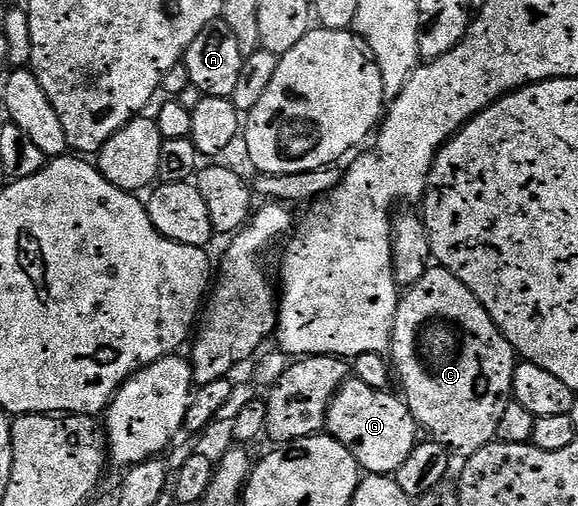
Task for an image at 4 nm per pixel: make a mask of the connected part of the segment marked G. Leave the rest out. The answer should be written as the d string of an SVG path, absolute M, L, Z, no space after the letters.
M348 379L335 393L327 412L326 432L353 455L360 470L367 475L394 475L413 455L421 429L402 396L385 389L365 387L365 383Z

